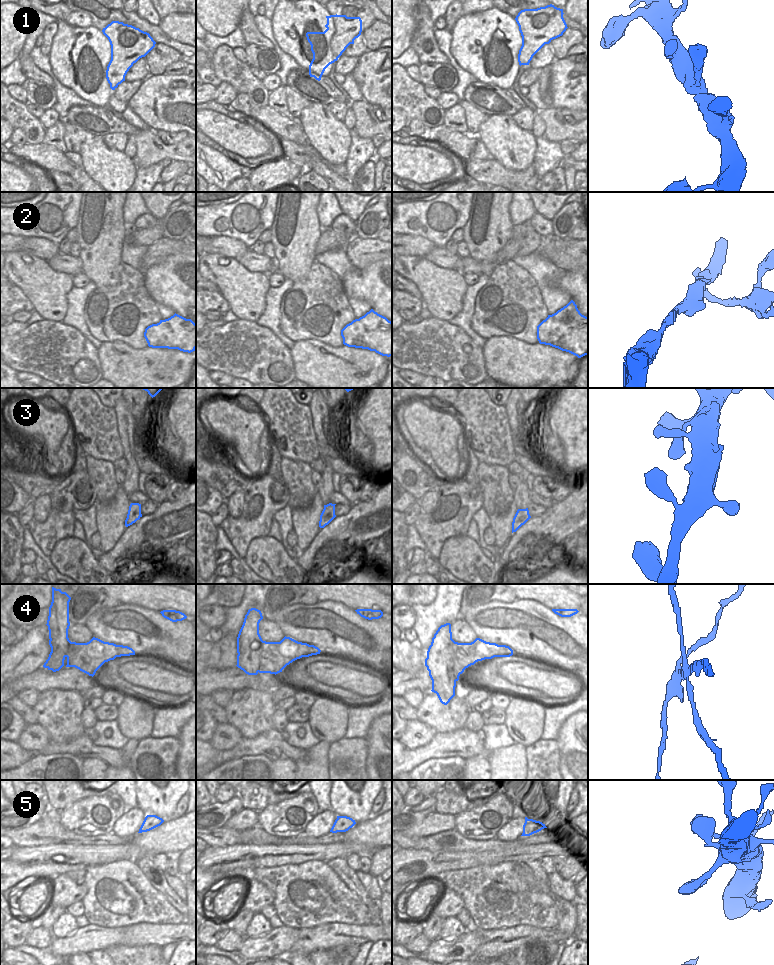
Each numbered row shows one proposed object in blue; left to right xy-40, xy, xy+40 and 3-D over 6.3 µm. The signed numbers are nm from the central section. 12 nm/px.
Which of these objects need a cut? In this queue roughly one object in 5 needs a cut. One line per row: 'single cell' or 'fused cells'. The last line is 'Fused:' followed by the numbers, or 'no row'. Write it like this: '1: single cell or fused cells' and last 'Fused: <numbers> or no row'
1: single cell
2: single cell
3: single cell
4: fused cells
5: single cell
Fused: 4

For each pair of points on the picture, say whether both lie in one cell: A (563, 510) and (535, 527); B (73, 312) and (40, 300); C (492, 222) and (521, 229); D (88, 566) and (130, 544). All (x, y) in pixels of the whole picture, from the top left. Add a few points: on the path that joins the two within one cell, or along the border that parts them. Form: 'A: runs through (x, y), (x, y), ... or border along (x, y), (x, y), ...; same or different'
A: runs through (556, 517), (548, 525), (542, 525); same
B: border along (72, 287), (67, 294), (67, 313), (61, 321); different
C: border along (514, 225), (509, 239); different
D: border along (96, 559), (104, 568), (111, 572); different

